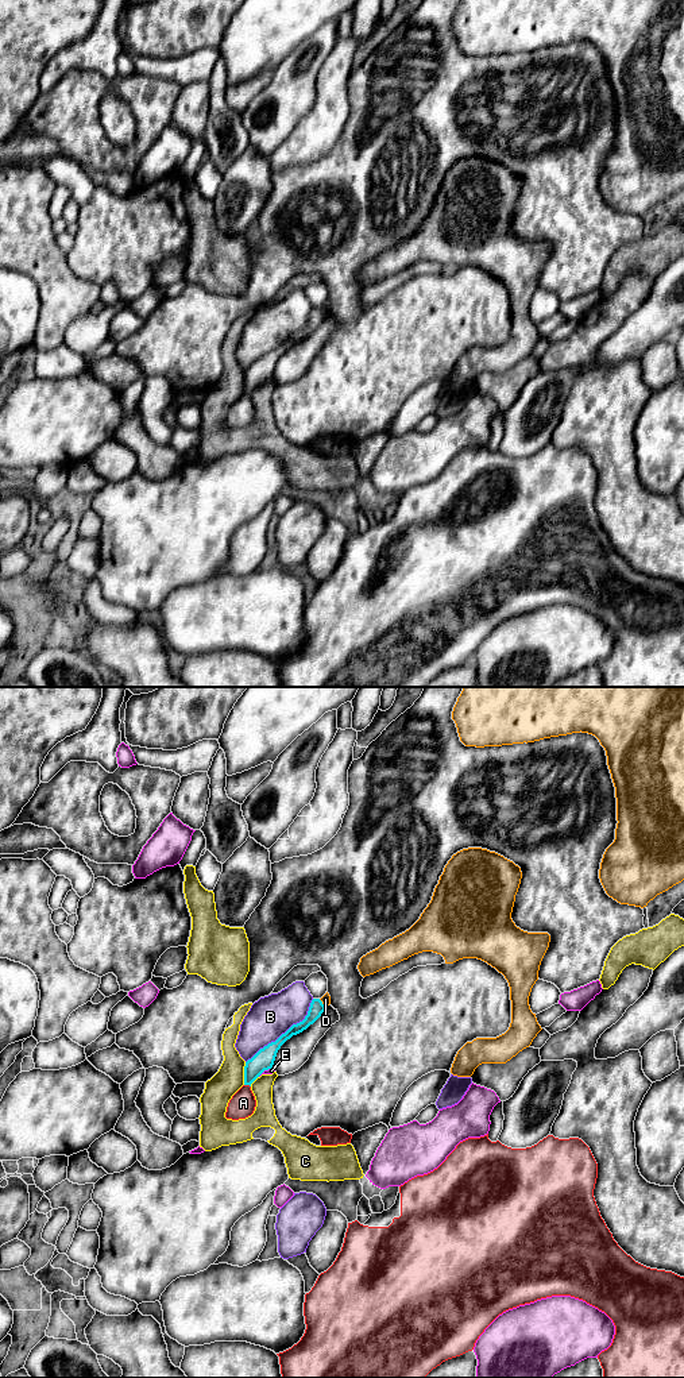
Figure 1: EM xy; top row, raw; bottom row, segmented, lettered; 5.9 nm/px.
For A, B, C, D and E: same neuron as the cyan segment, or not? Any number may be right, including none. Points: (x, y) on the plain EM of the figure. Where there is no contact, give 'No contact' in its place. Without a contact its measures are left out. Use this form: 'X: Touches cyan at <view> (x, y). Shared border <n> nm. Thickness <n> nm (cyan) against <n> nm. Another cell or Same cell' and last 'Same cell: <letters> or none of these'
A: Touches cyan at xy (247, 393). Shared border 40 nm. Thickness 120 nm (cyan) against 150 nm. Another cell
B: Touches cyan at xy (285, 342). Shared border 550 nm. Thickness 120 nm (cyan) against 240 nm. Another cell
C: Touches cyan at xy (244, 382). Shared border 140 nm. Thickness 120 nm (cyan) against 170 nm. Another cell
D: Touches cyan at xy (321, 312). Shared border 60 nm. Thickness 90 nm (cyan) against 60 nm. Another cell
E: Touches cyan at xy (265, 378). Shared border 110 nm. Thickness 120 nm (cyan) against 40 nm. Another cell
Same cell: none of these

